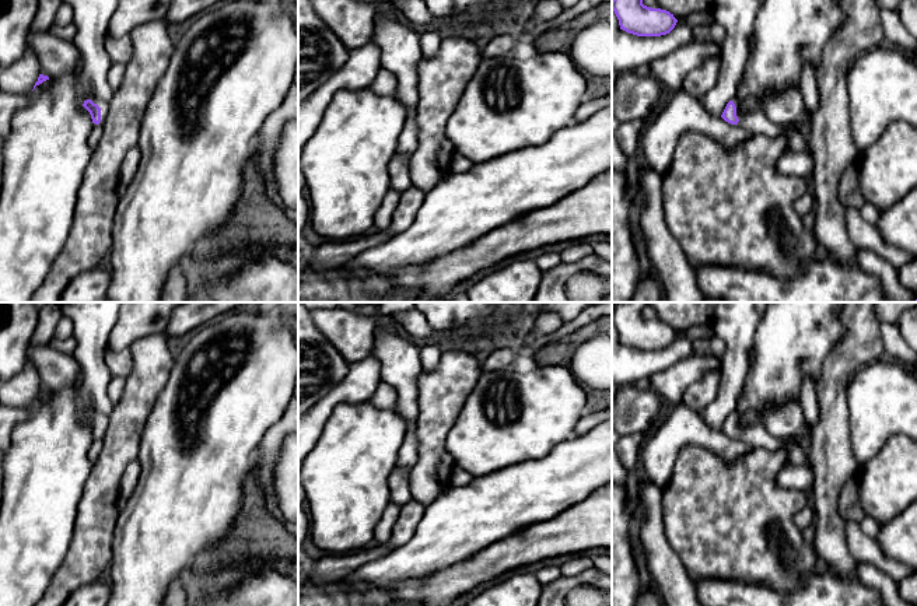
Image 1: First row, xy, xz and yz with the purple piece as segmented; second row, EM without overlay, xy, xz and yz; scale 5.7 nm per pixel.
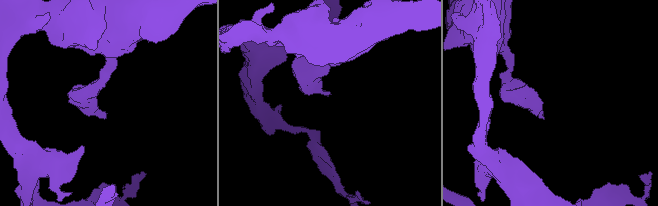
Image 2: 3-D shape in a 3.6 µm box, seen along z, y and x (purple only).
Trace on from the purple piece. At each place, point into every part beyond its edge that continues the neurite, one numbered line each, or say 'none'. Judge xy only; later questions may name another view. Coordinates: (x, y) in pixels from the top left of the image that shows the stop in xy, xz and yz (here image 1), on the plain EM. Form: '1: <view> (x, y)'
1: xy (104, 419)

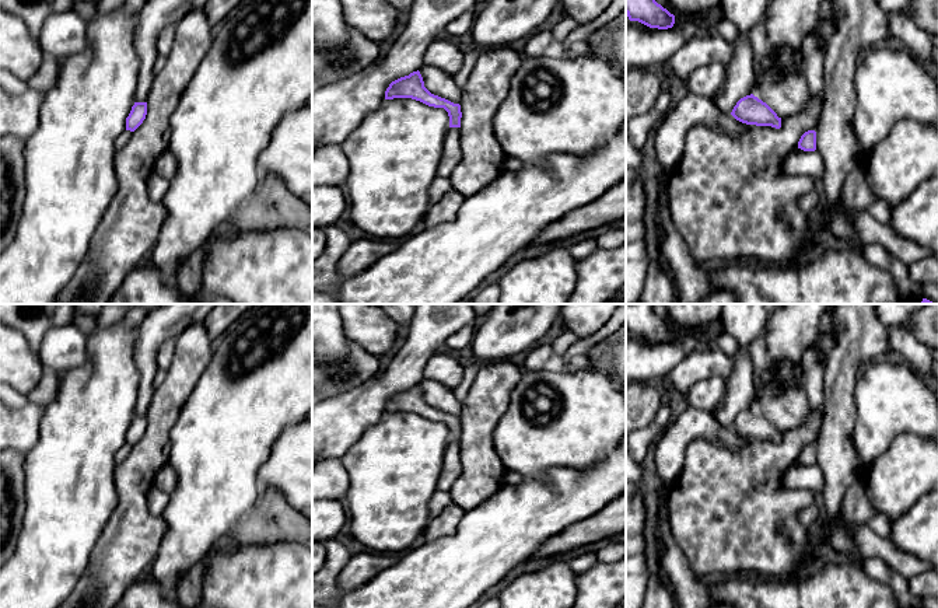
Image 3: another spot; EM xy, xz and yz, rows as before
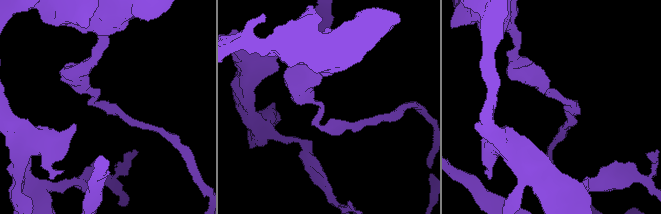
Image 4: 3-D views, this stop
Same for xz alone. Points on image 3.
none

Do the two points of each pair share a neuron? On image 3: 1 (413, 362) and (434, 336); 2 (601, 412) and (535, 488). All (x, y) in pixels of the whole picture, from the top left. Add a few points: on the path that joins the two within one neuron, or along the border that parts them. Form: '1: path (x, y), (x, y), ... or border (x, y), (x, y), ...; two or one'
1: path (415, 356), (429, 342); one
2: border (584, 470), (550, 468), (543, 477), (524, 477); two

